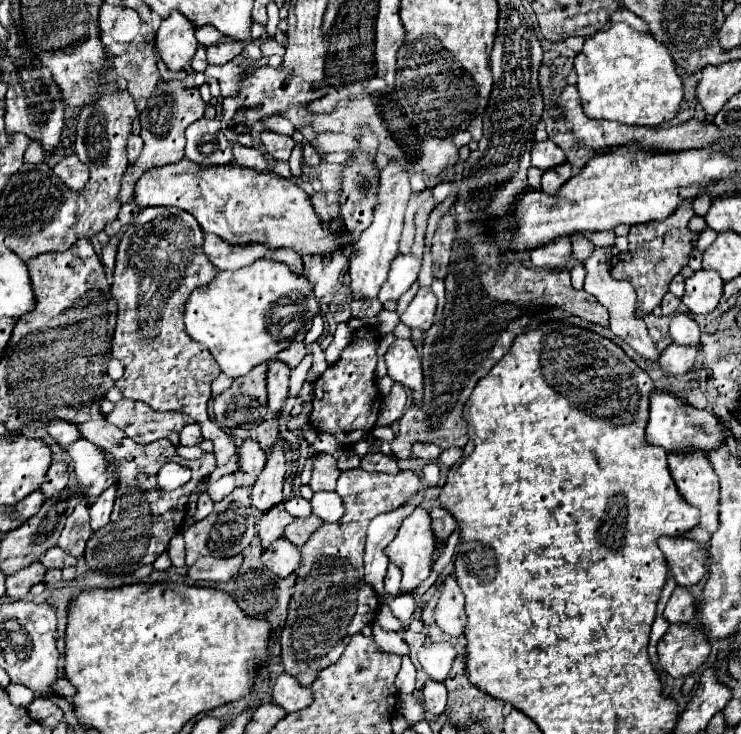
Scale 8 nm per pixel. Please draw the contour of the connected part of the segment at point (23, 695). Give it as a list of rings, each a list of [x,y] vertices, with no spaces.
[[[10,684],[10,686],[6,688],[6,694],[10,696],[10,702],[12,702],[14,706],[20,706],[20,708],[28,708],[28,706],[34,702],[34,698],[36,698],[36,694],[34,694],[32,690],[26,690],[26,688],[20,686],[20,684]]]

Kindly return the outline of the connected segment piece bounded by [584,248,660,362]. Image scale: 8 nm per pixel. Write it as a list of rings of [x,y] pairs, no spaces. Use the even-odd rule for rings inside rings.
[[[596,248],[594,254],[584,262],[586,266],[586,282],[584,282],[584,290],[590,292],[592,296],[596,296],[596,300],[610,312],[610,330],[622,338],[624,342],[628,342],[638,354],[642,354],[646,360],[658,360],[658,352],[656,346],[648,334],[646,322],[642,318],[636,316],[636,292],[632,288],[632,284],[628,284],[626,280],[614,280],[610,276],[610,264],[608,264],[608,256],[606,256],[606,248]]]

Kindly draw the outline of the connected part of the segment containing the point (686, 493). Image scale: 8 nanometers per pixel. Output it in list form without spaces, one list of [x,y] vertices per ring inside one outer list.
[[[690,450],[682,454],[670,452],[668,466],[670,466],[670,474],[674,478],[676,488],[680,490],[680,496],[702,512],[700,524],[690,534],[714,534],[718,528],[718,476],[712,470],[712,464],[706,460],[706,454],[700,450]]]

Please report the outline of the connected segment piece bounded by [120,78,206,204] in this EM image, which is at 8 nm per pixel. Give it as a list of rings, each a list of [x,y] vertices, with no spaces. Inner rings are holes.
[[[192,78],[184,80],[184,82],[162,82],[158,86],[158,90],[148,98],[146,108],[140,112],[140,122],[142,122],[142,140],[144,140],[144,150],[138,156],[138,160],[134,164],[128,166],[128,170],[124,172],[122,178],[122,190],[120,190],[120,200],[130,202],[134,198],[134,184],[138,182],[138,178],[156,166],[166,166],[172,162],[178,162],[184,158],[184,130],[188,128],[188,124],[200,120],[204,116],[204,100],[200,98],[200,92],[194,84]]]

